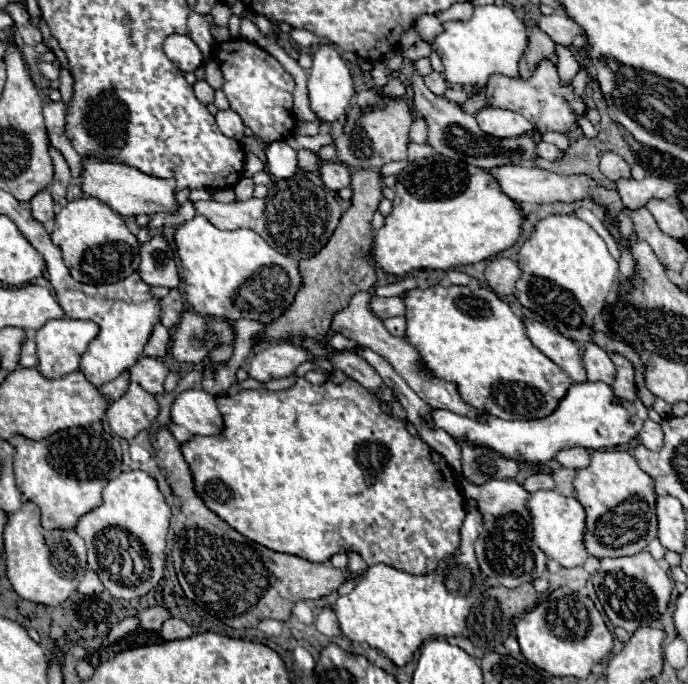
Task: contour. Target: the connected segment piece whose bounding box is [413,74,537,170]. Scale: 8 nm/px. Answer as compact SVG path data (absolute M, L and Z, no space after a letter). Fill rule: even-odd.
M413 74L413 92L415 92L413 108L419 116L423 116L429 122L429 144L439 154L449 156L453 160L465 160L465 162L481 166L485 170L505 166L507 162L509 164L533 166L533 160L537 158L537 146L535 146L531 136L523 134L523 136L515 136L515 138L495 138L495 136L489 136L485 132L481 132L481 128L477 126L475 116L463 112L457 104L435 96L423 84L423 78L419 74Z

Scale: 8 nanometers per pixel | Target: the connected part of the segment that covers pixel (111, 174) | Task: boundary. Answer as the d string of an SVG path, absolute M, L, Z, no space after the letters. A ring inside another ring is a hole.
M95 158L83 160L83 192L99 198L101 202L109 204L121 216L139 216L139 214L159 214L159 212L177 212L179 202L175 198L175 180L163 180L155 176L147 176L137 168L113 162L99 162Z

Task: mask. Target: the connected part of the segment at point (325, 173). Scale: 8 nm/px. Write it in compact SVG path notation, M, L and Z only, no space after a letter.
M323 162L319 164L321 168L321 180L327 184L329 190L339 192L341 188L351 186L351 172L345 164L341 162Z

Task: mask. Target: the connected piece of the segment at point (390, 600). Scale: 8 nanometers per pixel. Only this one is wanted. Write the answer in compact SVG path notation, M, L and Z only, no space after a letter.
M467 508L459 552L443 560L443 574L433 572L415 576L387 564L371 566L353 592L339 596L333 608L343 634L353 642L365 642L371 648L381 650L397 666L405 666L427 638L459 636L467 624L467 614L473 602L481 596L483 578L473 552L481 528L479 512Z

